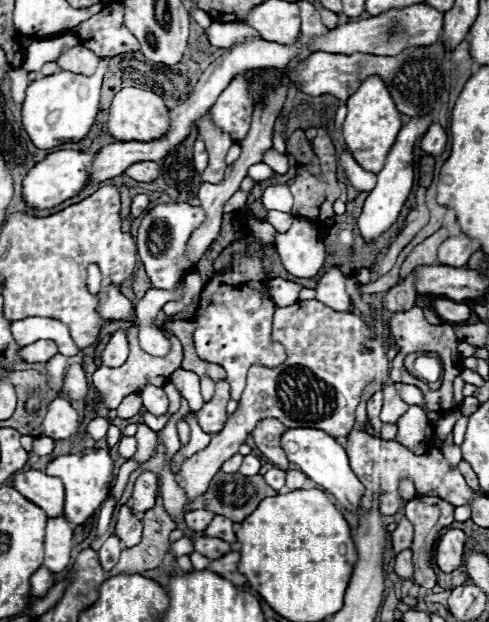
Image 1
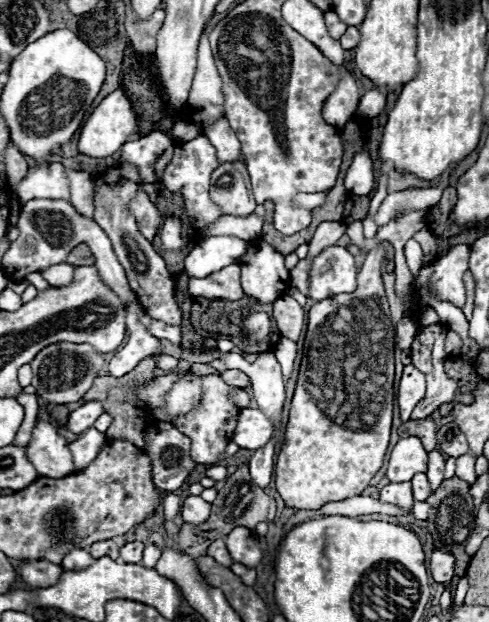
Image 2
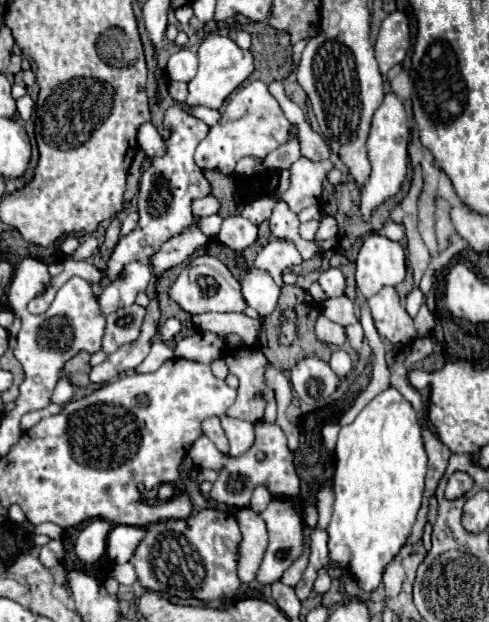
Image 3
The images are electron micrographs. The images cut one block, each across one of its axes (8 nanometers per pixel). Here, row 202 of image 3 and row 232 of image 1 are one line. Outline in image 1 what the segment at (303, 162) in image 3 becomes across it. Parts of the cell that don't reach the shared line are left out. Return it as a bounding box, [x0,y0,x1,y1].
[276,218,324,276]

